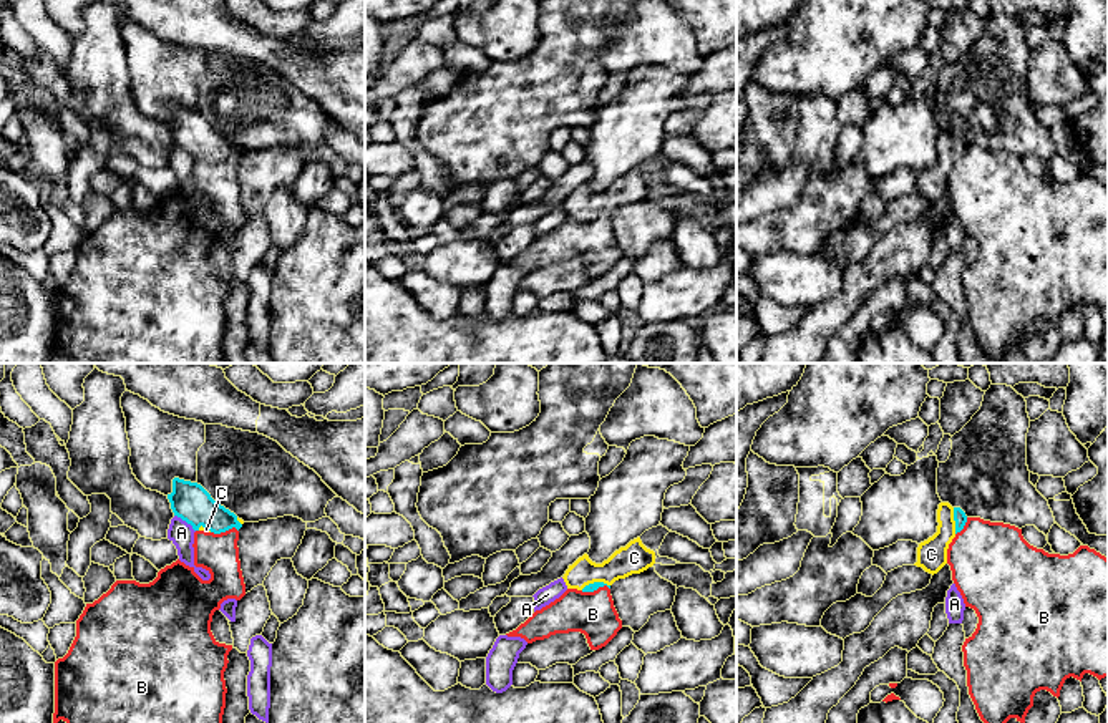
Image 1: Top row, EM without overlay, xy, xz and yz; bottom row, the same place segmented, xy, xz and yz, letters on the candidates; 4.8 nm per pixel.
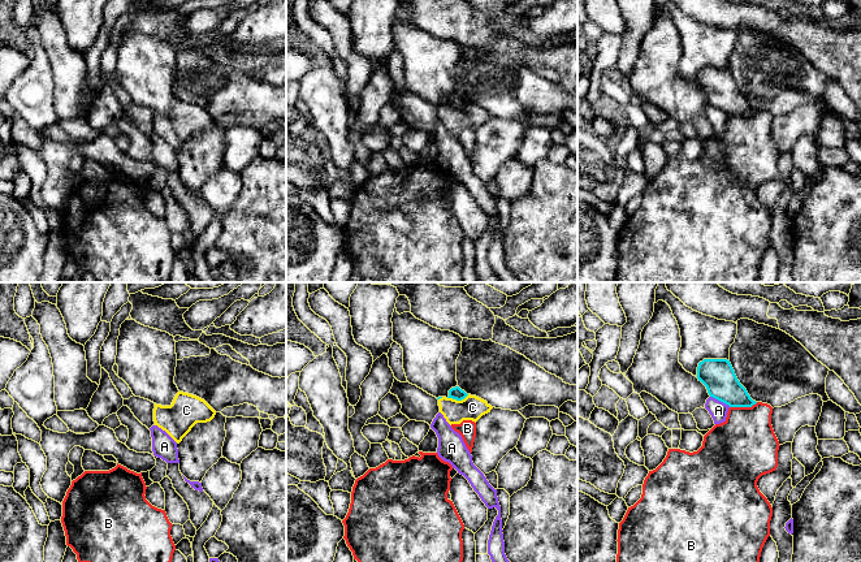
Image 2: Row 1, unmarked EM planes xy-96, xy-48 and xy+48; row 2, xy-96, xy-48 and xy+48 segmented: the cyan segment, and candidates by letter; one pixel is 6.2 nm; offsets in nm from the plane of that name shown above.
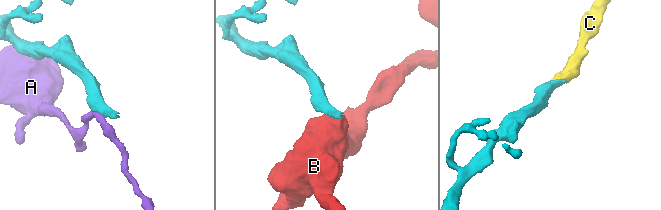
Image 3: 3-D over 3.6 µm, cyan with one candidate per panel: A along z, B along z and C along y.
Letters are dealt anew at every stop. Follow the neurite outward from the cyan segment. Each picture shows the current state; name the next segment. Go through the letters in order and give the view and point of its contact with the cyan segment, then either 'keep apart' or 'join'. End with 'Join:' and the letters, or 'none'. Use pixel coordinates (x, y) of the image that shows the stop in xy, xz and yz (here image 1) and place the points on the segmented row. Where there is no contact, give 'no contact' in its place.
A: contact xy (186, 521); keep apart
B: contact xy (224, 531); keep apart
C: contact yz (956, 521); join
Join: C

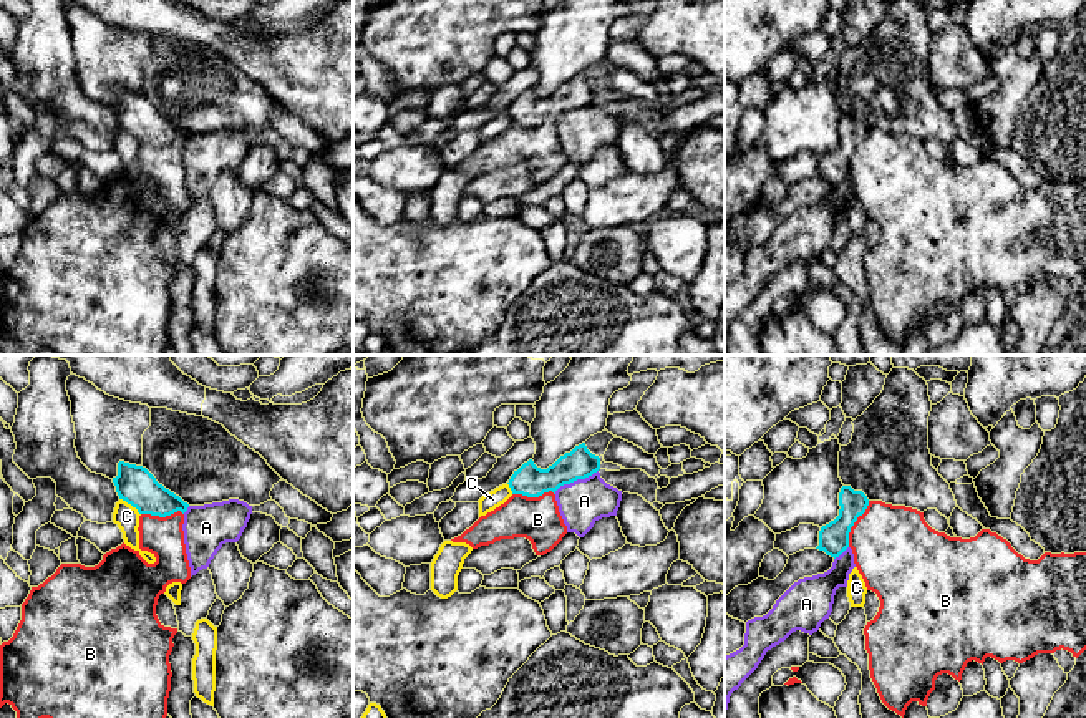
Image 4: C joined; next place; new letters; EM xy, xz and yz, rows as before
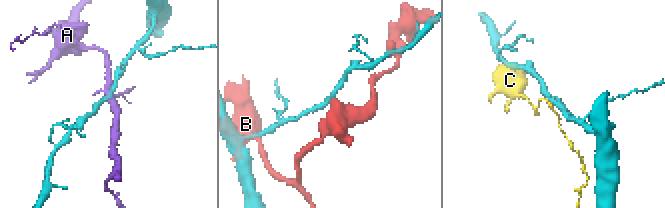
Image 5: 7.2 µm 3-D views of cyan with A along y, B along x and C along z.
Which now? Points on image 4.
A: contact xz (576, 480); keep apart
B: contact yz (853, 524); keep apart
C: contact xy (131, 504); keep apart
Join: none

